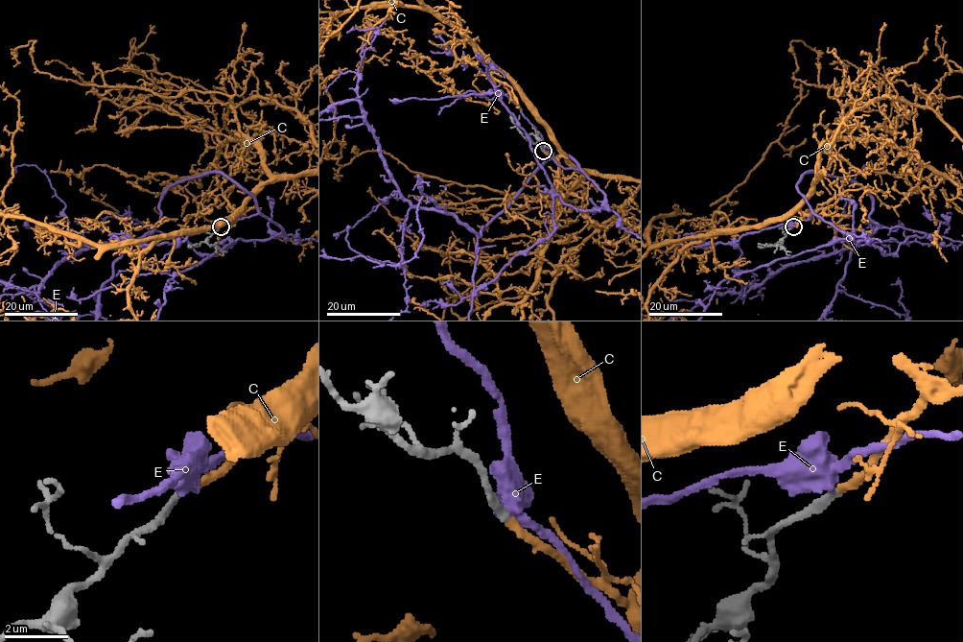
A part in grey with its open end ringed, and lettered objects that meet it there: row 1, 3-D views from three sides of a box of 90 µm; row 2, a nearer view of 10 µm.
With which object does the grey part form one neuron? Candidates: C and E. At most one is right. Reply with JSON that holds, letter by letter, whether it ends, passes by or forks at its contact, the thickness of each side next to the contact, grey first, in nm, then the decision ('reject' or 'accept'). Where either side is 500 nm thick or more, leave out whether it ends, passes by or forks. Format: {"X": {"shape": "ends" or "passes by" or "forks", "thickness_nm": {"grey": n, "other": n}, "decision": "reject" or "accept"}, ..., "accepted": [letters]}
{"C": {"shape": "ends", "thickness_nm": {"grey": 280, "other": 240}, "decision": "accept"}, "E": {"shape": "forks", "thickness_nm": {"grey": 280, "other": 400}, "decision": "reject"}, "accepted": ["C"]}

